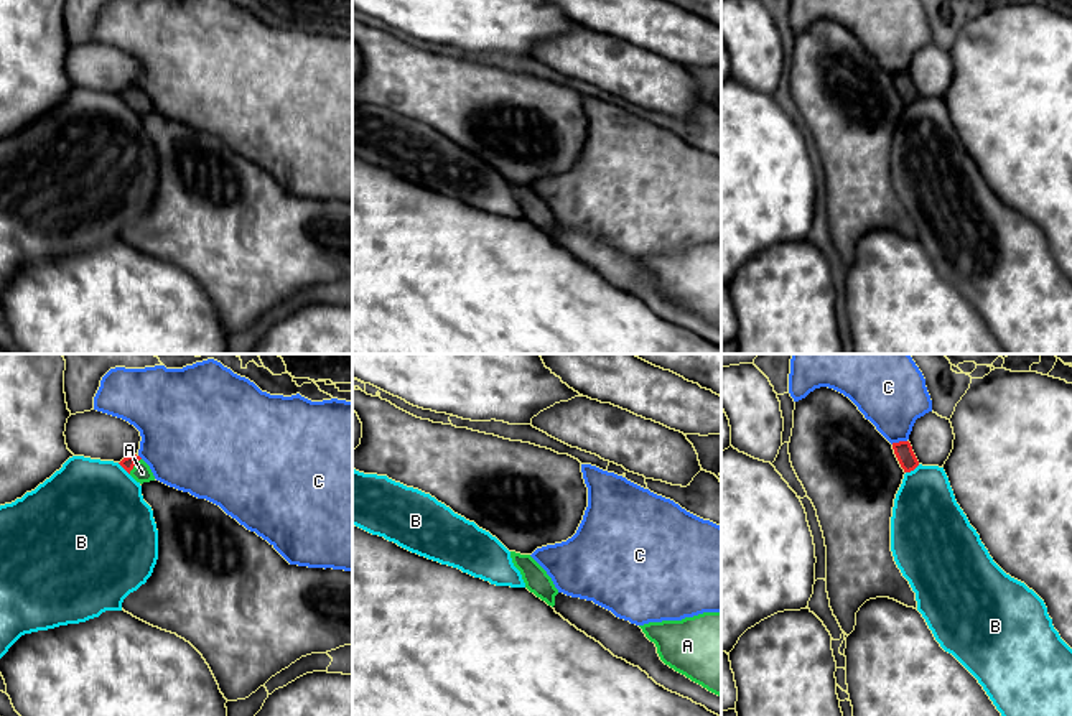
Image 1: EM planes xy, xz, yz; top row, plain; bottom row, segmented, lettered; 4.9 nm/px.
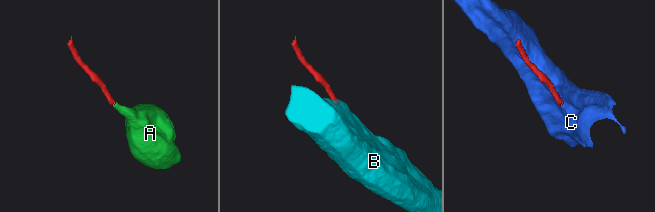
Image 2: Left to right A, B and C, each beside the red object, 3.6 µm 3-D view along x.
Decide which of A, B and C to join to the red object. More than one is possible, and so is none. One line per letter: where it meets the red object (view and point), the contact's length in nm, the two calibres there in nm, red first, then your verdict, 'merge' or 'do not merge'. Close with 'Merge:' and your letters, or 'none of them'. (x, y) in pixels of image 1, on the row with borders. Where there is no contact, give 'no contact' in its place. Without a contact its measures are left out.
A: xy (134, 464) | 100 nm | 70/90 nm | merge
B: yz (913, 469) | 80 nm | 90/340 nm | do not merge
C: yz (899, 441) | 80 nm | 90/340 nm | do not merge
Merge: A

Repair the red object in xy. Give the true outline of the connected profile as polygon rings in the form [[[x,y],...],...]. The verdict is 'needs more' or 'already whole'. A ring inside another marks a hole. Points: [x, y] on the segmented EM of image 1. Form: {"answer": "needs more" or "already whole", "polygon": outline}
{"answer": "needs more", "polygon": [[[130,454],[119,463],[137,482],[155,481],[150,466],[137,454]]]}

